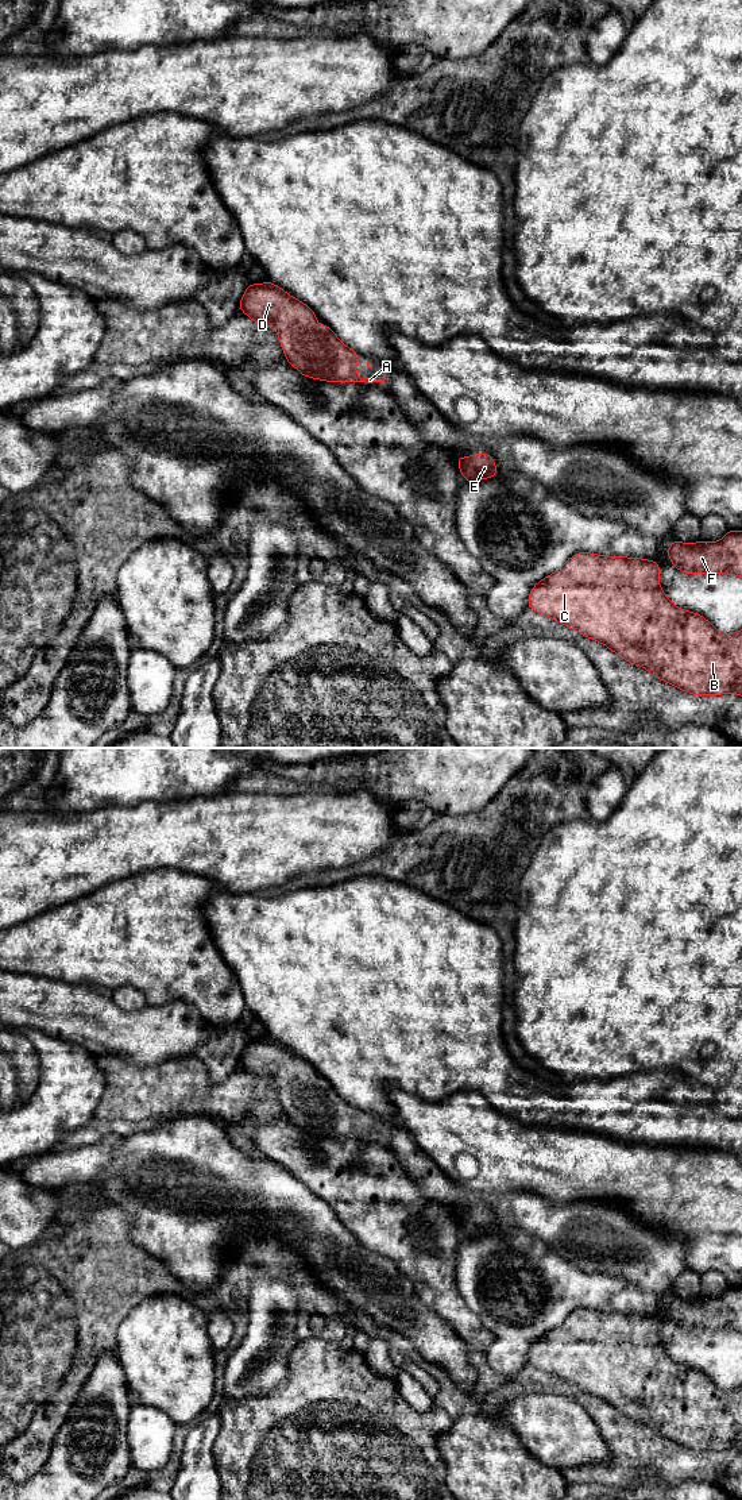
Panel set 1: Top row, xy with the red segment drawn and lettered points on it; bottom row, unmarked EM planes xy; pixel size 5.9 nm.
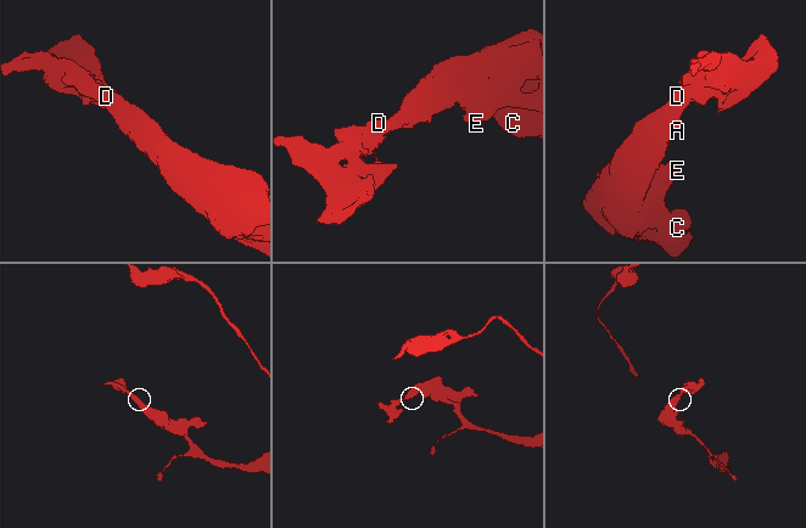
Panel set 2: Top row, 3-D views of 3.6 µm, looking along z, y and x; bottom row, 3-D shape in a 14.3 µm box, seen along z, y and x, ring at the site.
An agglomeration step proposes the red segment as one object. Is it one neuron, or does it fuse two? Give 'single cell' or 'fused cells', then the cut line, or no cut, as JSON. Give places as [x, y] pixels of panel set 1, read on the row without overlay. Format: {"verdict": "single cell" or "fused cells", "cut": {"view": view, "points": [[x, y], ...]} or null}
{"verdict": "single cell", "cut": null}

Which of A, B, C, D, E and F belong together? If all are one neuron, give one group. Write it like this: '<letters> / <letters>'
A B C D E F

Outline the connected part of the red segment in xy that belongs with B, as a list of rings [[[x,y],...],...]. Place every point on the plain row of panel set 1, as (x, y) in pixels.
[[[579,1308],[530,1346],[529,1364],[596,1396],[626,1418],[695,1451],[735,1449],[742,1453],[742,1387],[722,1391],[700,1370],[676,1364],[660,1343],[660,1320],[653,1316]]]

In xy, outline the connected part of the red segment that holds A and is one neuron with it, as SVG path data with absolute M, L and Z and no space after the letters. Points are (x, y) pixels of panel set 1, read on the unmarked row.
M271 1038L251 1040L240 1056L240 1067L259 1081L277 1086L286 1117L305 1133L326 1138L384 1138L383 1133L360 1134L355 1126L360 1114L355 1107L343 1100L331 1084L318 1081L316 1069L308 1061Z

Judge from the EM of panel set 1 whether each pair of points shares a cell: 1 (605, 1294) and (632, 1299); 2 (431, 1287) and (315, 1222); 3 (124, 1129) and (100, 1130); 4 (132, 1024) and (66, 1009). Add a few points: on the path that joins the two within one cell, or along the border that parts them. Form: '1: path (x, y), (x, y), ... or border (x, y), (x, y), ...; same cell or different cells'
1: path (611, 1294), (625, 1298); same cell
2: border (373, 1252), (389, 1257), (410, 1280), (417, 1296); different cells
3: path (119, 1128), (105, 1128); same cell
4: path (116, 1024), (96, 1024), (82, 1017); same cell

